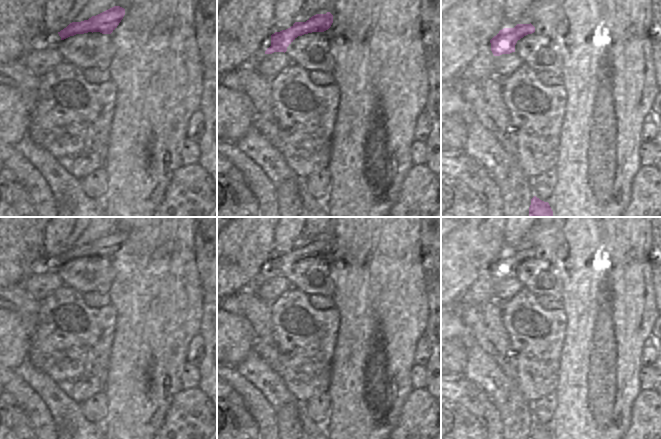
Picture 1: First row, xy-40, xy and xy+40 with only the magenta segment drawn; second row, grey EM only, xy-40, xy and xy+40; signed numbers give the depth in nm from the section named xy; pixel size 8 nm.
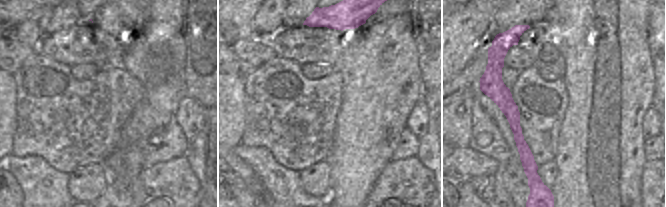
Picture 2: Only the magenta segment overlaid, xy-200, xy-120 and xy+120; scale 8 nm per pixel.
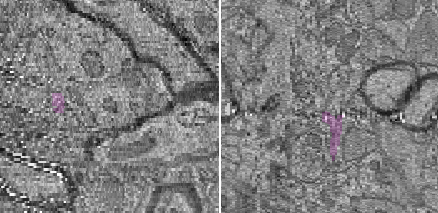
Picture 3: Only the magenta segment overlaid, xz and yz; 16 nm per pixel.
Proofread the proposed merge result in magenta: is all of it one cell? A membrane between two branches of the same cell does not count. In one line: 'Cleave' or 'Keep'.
Cleave

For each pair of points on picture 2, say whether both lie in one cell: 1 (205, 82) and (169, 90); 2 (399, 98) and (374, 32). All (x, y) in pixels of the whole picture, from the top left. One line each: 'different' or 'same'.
1: different
2: same

